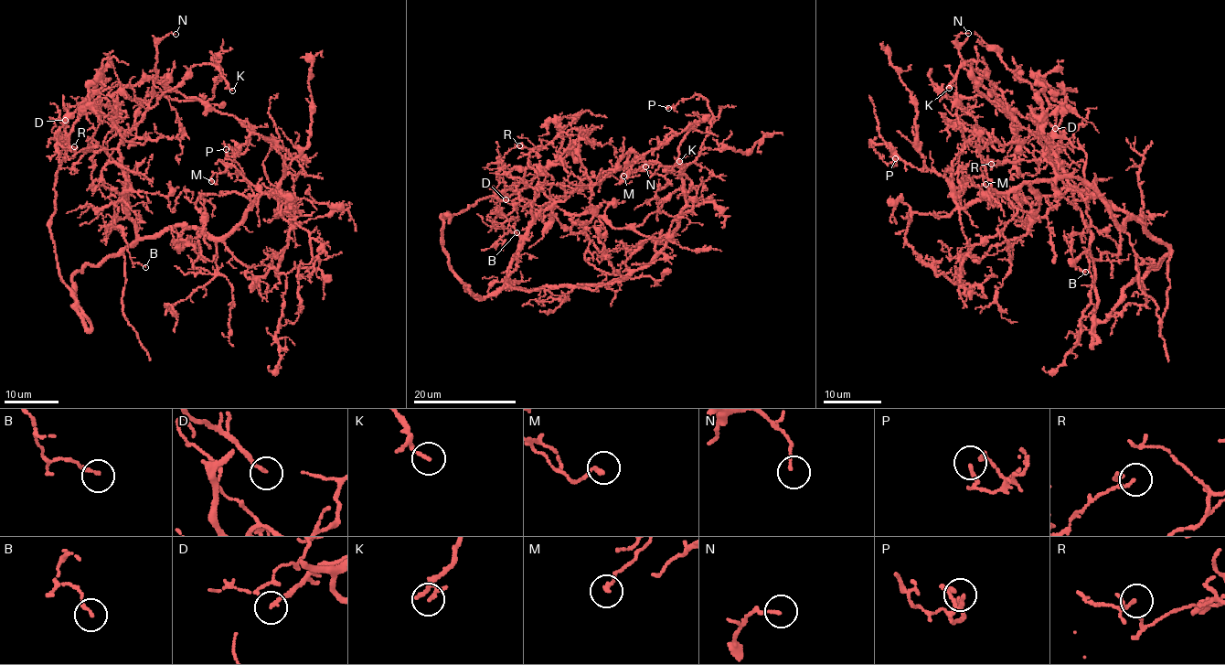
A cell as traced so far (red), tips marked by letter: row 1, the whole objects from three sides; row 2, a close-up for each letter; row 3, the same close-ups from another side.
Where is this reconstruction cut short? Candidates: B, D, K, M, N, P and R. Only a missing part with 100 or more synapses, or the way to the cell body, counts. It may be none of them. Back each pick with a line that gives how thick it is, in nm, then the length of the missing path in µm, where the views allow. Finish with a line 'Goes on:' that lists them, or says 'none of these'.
Goes on: none of these

